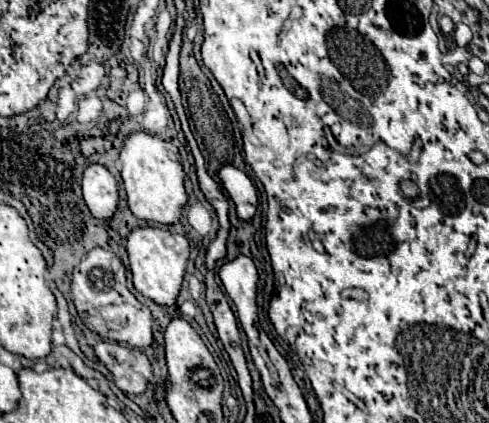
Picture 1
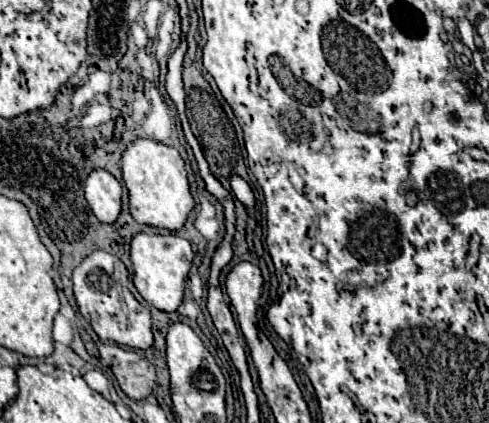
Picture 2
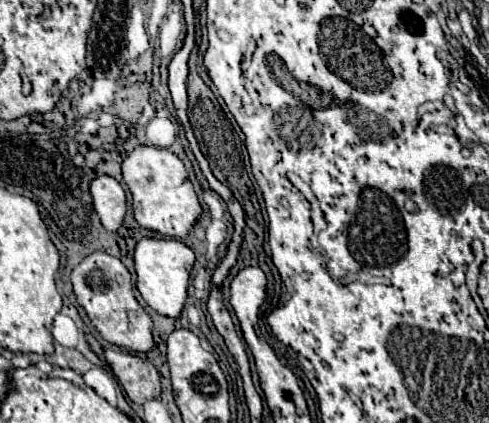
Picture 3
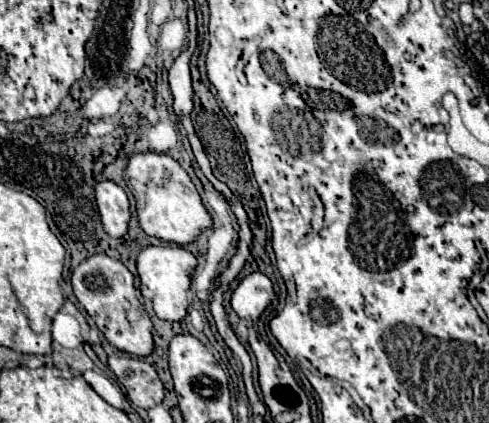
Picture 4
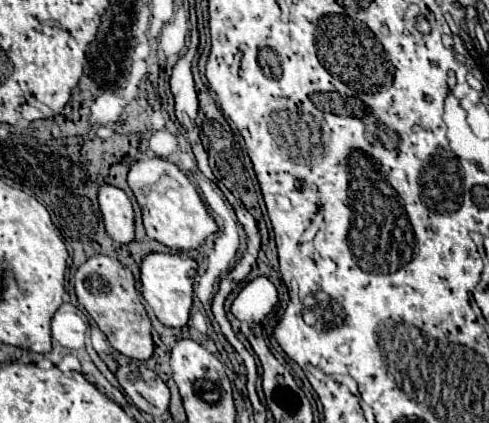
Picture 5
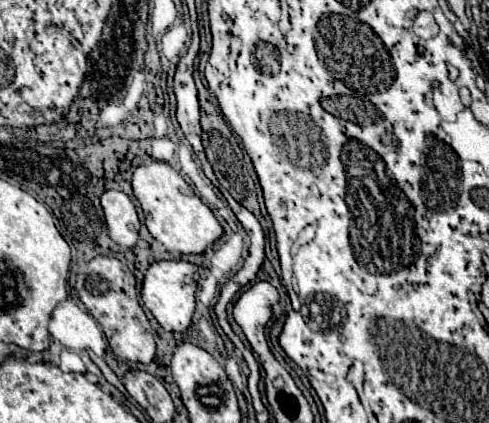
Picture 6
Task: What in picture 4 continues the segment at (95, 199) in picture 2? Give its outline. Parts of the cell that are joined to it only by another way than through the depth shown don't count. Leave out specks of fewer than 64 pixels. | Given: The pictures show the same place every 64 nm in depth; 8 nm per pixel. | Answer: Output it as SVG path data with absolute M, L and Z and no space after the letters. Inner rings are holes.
M102 180L96 184L94 194L104 230L114 238L124 236L130 220L130 204L126 192L112 180Z

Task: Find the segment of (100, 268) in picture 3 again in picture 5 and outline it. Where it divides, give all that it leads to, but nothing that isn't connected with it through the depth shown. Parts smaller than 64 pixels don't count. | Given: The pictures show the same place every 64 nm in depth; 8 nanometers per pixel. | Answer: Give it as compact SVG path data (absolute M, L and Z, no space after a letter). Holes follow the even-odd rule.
M102 254L88 258L74 274L74 290L78 302L86 308L86 312L94 318L98 328L106 334L112 348L128 358L146 360L154 352L154 342L150 334L152 324L138 298L134 284L136 280L124 264L120 264L116 258Z

